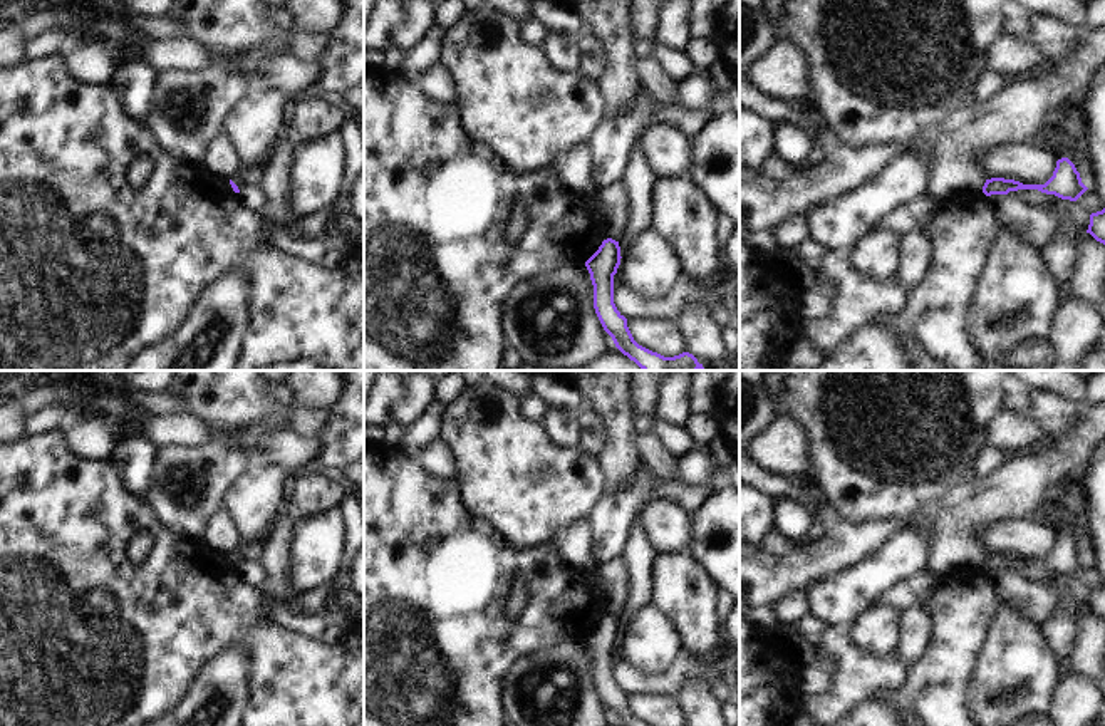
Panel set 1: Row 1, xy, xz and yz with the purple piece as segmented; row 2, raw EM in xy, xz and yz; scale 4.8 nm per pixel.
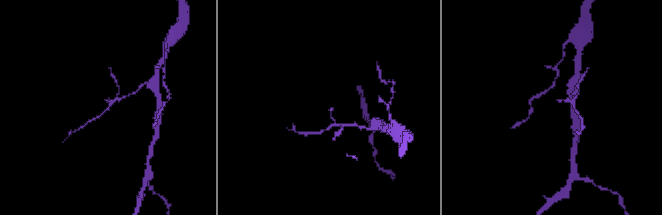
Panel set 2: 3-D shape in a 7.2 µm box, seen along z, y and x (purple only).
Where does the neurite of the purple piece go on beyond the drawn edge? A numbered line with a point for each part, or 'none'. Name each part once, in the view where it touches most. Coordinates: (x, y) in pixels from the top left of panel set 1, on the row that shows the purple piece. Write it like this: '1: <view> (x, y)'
none.

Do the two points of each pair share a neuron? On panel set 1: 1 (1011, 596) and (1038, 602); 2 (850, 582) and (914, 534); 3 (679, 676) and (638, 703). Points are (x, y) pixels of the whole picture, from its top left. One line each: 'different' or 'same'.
1: same
2: same
3: different

